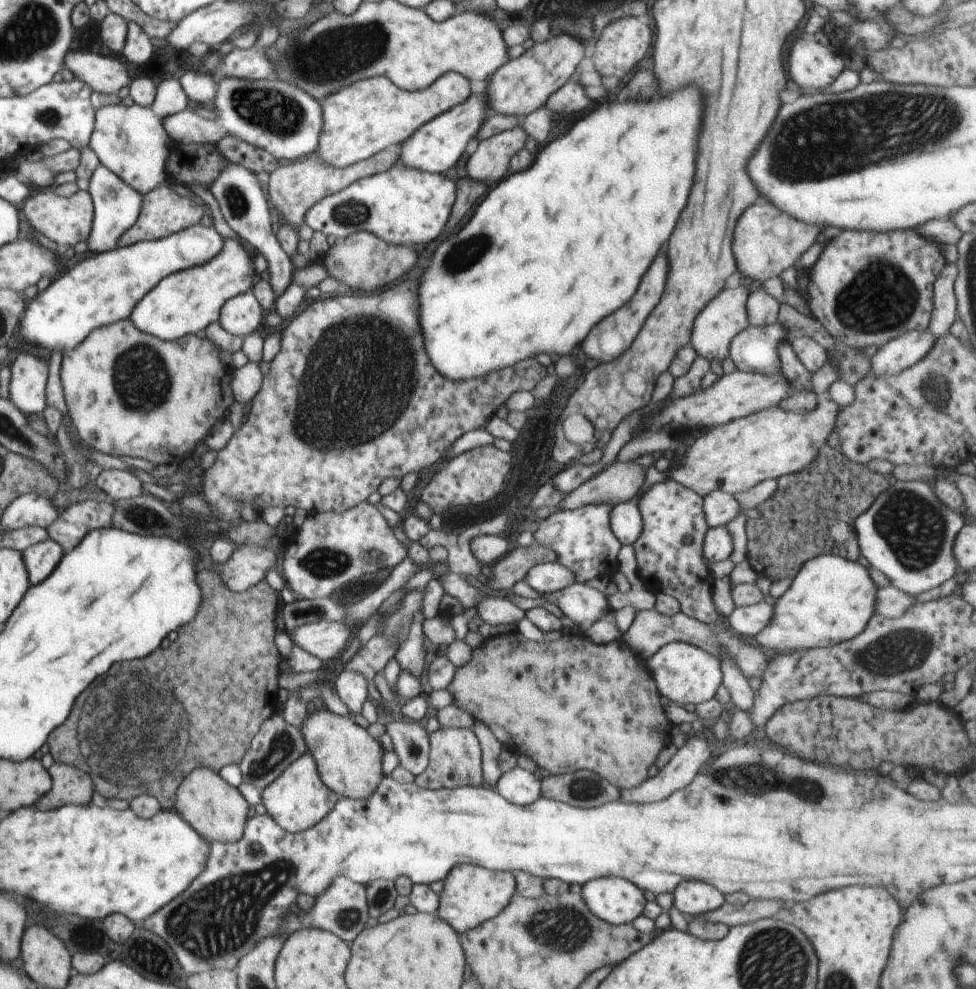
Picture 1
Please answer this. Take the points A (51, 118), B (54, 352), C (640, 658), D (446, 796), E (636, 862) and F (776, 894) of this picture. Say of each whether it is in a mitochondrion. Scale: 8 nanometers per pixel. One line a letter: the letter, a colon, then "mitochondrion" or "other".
A: mitochondrion
B: other
C: other
D: other
E: other
F: other

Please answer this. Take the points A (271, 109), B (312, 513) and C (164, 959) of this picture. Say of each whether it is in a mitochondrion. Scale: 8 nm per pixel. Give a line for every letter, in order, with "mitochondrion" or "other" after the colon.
A: mitochondrion
B: other
C: mitochondrion

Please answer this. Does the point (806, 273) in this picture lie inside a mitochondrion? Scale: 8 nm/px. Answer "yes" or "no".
no

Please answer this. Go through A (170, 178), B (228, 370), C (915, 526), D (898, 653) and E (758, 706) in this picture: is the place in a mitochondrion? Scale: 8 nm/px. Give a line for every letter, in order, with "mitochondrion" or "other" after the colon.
A: other
B: other
C: mitochondrion
D: mitochondrion
E: other

